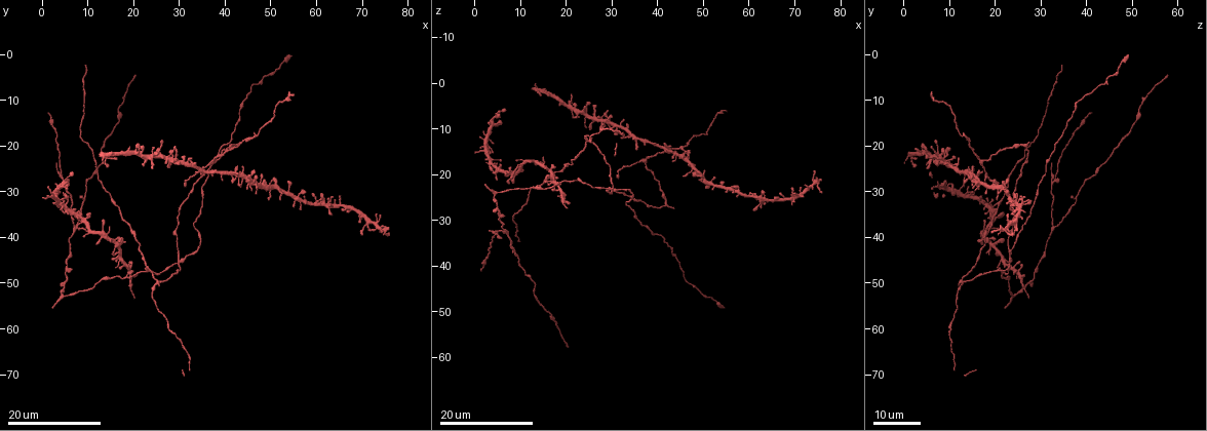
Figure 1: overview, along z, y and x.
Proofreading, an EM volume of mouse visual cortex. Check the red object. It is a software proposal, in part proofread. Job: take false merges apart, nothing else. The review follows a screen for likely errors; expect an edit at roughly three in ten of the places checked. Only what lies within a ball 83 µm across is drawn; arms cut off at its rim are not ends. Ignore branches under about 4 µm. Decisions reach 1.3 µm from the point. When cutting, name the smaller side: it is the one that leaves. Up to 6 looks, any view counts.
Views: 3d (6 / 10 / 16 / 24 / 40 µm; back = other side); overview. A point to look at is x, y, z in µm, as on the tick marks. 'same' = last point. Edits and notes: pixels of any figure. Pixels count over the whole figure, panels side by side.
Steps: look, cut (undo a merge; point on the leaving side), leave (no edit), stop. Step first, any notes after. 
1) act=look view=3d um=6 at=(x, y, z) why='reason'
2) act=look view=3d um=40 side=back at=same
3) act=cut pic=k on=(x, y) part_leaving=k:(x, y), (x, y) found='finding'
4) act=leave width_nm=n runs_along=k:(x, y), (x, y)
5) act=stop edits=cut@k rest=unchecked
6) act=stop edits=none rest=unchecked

act=look view=3d um=24 at=(19.0, 50.0, 25.5) why='thick turns thin'

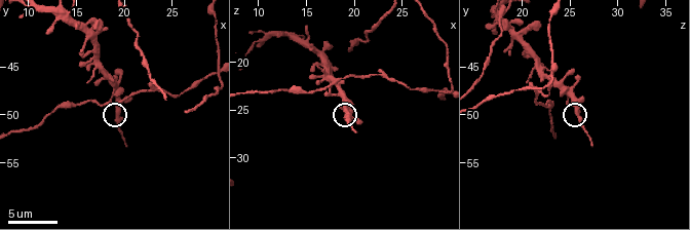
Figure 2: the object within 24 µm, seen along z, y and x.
act=look view=3d um=6 at=(19.4, 50.2, 25.8) why='closer look'

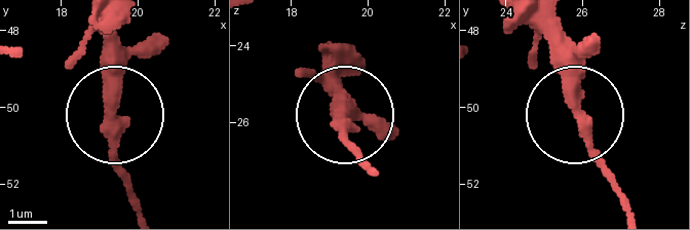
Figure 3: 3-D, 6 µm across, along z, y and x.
act=leave width_nm=310 runs_along=3:(327, 63), (347, 92), (356, 157) found='all the same neuron'

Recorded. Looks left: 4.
act=look view=3d um=10 at=(16.8, 48.4, 22.6) why='three-way junction'

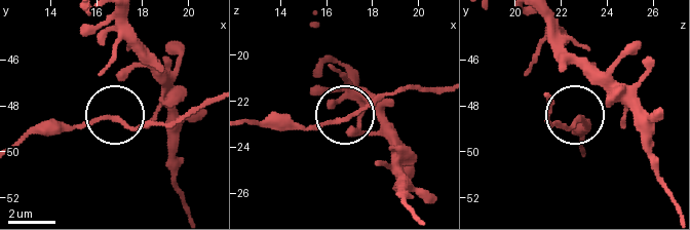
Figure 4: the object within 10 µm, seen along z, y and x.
act=look view=3d um=6 at=(16.9, 48.6, 22.8)

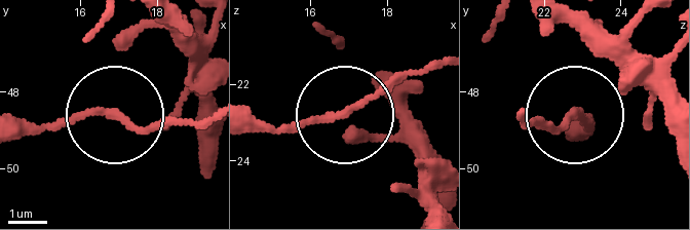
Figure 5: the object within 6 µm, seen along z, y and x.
act=leave width_nm=130 found='continuous, no second neuron'

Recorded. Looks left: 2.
act=look view=3d um=6 at=(29.4, 45.6, 23.0) why='four or more arms meet'

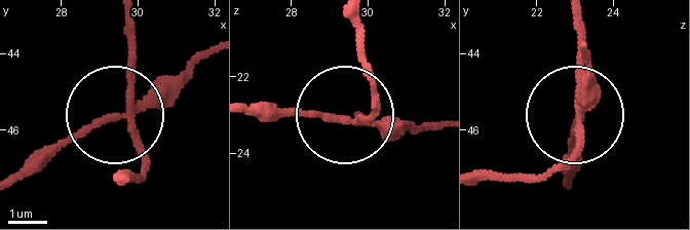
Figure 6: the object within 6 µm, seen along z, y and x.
act=cut pic=6 on=(143, 169) width_nm=190 part_leaving=6:(126, 116), (146, 159), (129, 179) found='two neurons meet here'

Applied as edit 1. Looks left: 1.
act=stop edits=cut@6 rest=unchecked

